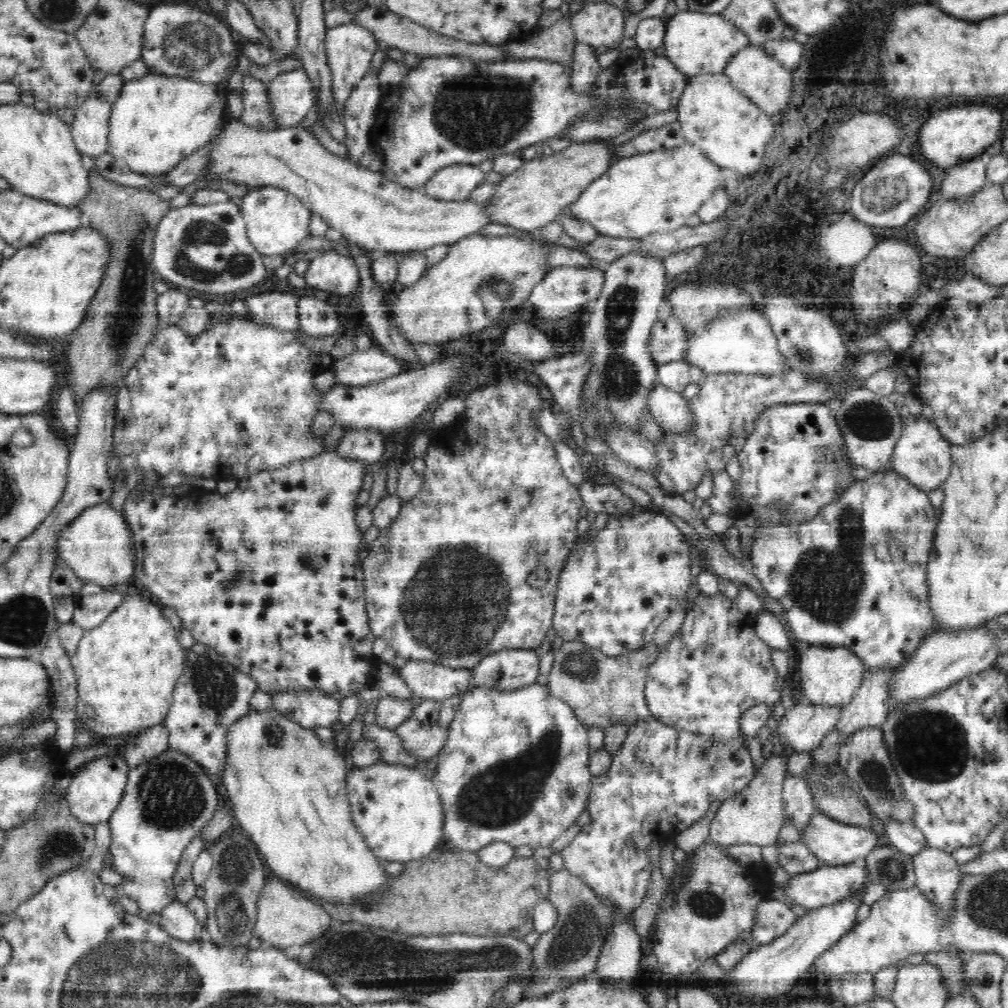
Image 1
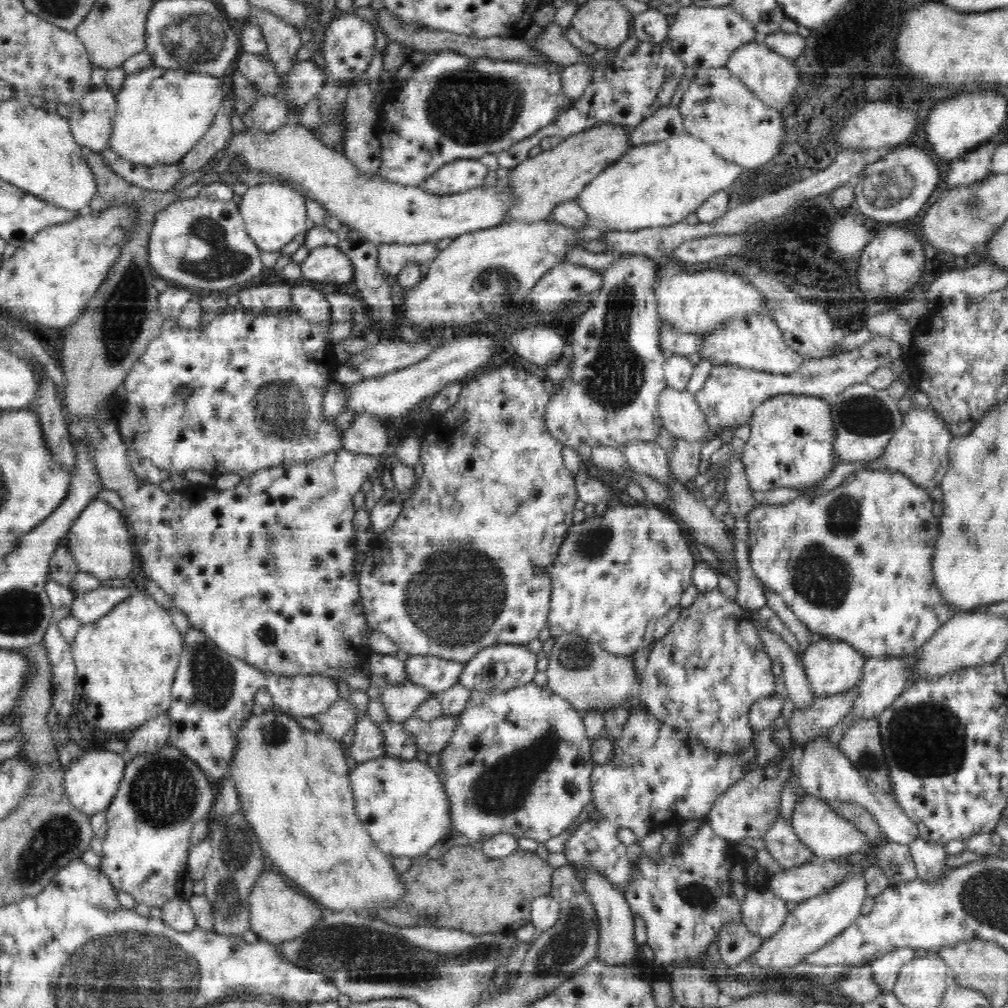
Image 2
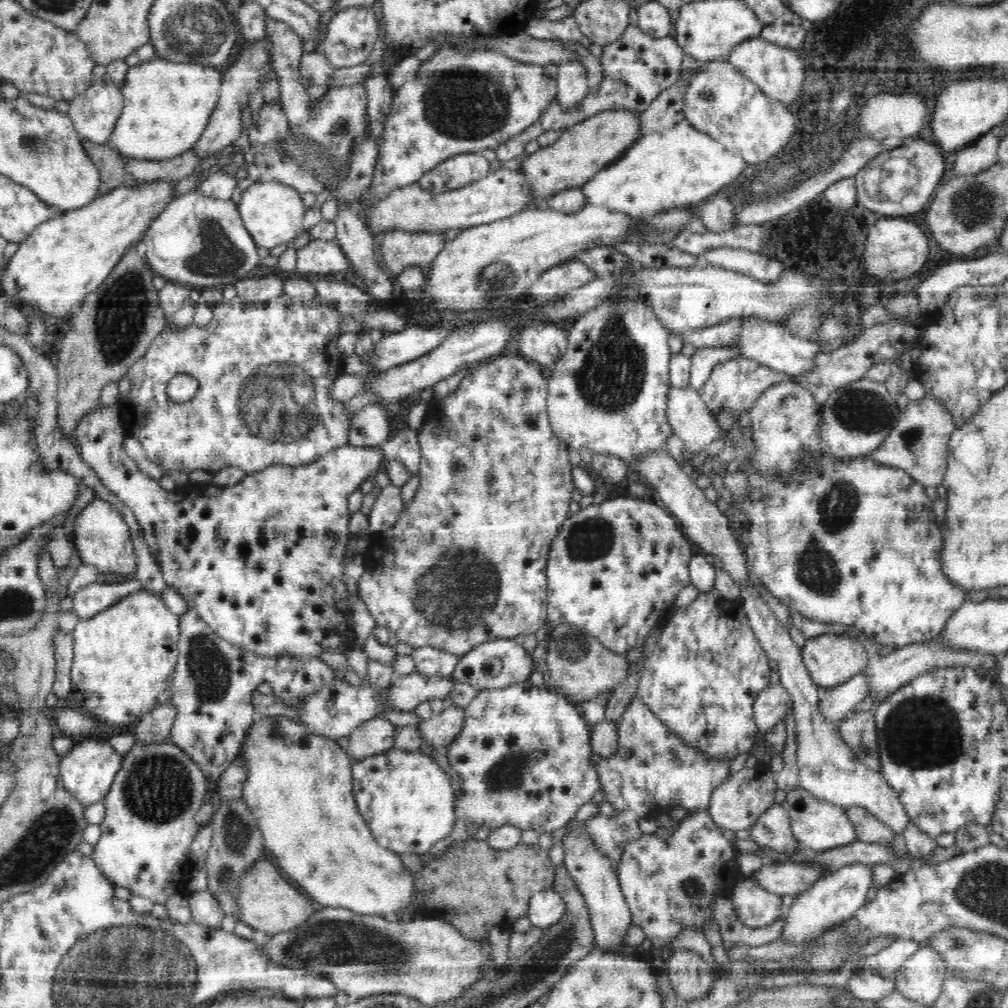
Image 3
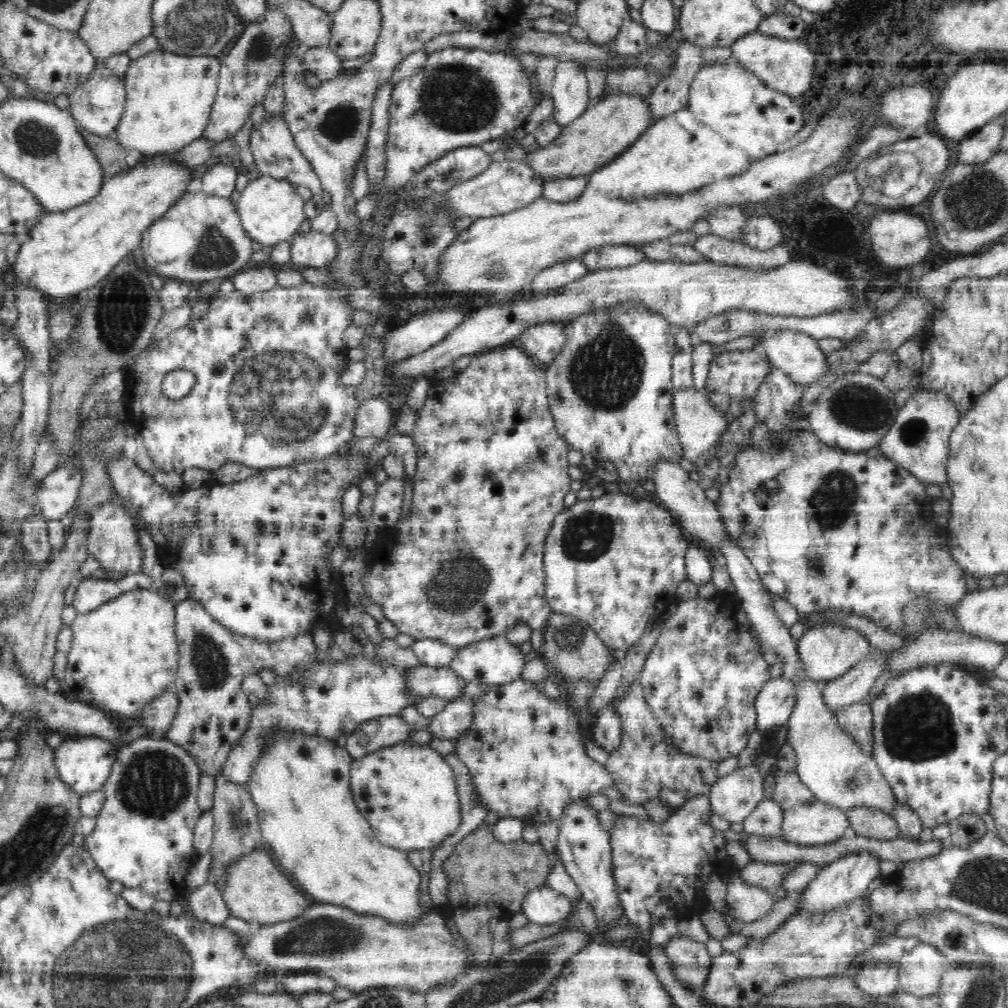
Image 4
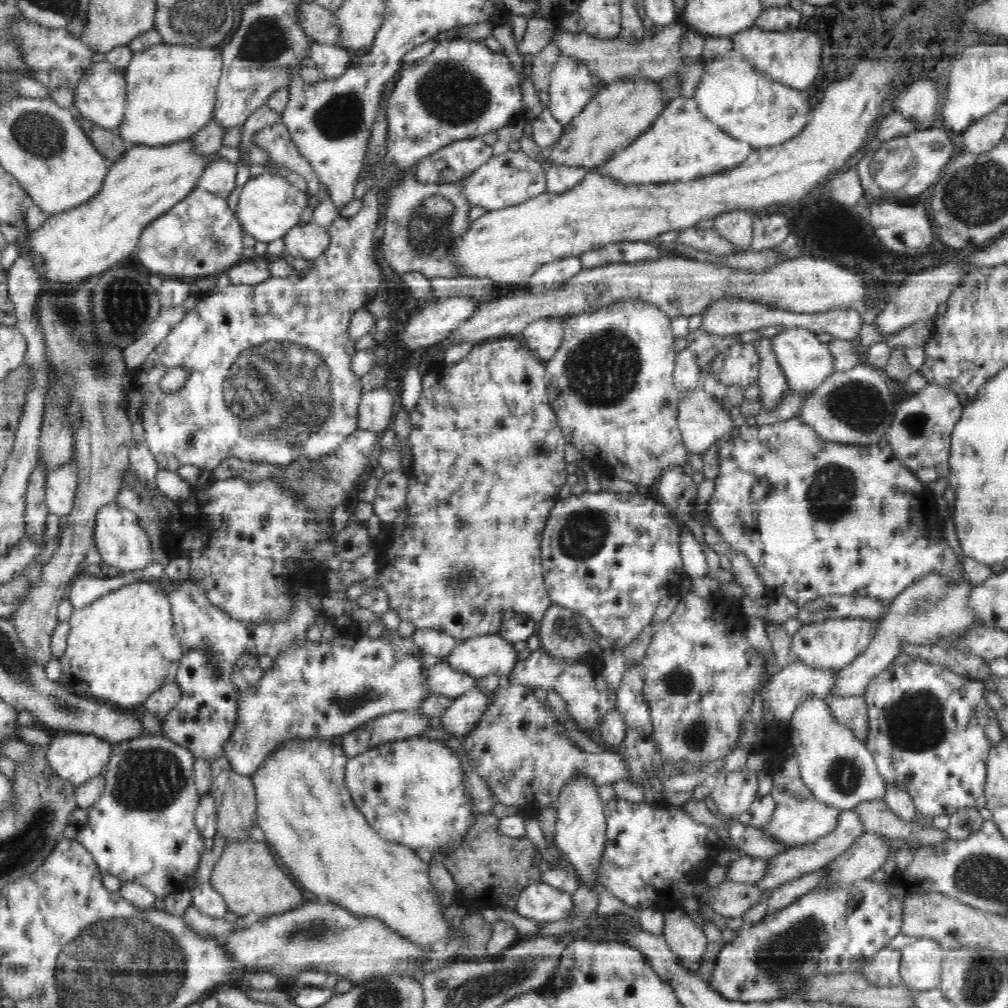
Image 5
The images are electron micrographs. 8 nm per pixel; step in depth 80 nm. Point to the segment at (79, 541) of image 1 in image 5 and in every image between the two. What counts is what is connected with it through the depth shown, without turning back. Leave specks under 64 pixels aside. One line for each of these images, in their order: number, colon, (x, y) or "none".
2: (100, 541)
3: (101, 536)
4: (112, 539)
5: (120, 540)

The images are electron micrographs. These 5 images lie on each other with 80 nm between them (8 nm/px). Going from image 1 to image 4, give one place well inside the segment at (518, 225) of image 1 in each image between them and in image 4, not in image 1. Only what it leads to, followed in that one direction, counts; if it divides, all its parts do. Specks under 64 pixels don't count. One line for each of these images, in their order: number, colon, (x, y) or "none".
2: (539, 183)
3: (581, 151)
4: (604, 130)

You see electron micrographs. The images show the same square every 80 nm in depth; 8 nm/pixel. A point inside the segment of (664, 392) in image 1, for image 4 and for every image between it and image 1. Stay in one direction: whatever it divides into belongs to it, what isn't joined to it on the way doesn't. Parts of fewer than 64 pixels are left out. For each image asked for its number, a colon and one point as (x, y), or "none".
2: (681, 415)
3: (690, 419)
4: (699, 424)

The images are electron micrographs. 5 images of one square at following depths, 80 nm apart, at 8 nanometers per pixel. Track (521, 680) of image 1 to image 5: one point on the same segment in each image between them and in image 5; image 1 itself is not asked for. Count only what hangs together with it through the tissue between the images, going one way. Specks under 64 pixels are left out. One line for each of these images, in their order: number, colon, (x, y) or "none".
2: (503, 666)
3: (498, 663)
4: (494, 661)
5: (484, 655)

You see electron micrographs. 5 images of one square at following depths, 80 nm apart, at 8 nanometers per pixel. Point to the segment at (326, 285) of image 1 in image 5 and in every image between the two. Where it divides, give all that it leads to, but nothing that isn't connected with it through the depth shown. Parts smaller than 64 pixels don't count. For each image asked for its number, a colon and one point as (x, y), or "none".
2: (327, 264)
3: (320, 257)
4: (312, 248)
5: (309, 241)

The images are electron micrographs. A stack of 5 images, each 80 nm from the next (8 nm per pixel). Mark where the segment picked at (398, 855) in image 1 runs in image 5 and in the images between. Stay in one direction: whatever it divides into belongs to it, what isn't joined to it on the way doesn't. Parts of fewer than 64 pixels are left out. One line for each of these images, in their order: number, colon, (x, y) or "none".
2: (403, 804)
3: (407, 800)
4: (407, 793)
5: (413, 792)

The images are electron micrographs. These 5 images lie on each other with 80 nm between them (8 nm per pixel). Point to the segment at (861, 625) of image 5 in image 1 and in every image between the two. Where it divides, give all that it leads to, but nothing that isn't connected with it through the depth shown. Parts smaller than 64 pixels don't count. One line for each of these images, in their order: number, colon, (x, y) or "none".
1: (830, 676)
2: (832, 666)
3: (831, 659)
4: (827, 652)

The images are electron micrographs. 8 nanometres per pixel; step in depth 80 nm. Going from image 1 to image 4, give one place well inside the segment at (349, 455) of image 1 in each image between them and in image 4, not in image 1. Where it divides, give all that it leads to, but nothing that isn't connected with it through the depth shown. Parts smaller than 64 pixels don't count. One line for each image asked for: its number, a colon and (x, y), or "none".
2: (366, 434)
3: (369, 427)
4: (373, 417)

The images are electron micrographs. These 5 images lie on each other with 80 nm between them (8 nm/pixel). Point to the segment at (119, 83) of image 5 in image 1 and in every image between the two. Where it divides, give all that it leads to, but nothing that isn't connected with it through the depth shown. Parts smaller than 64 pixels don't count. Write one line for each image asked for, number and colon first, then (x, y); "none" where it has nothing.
1: (89, 130)
2: (91, 120)
3: (95, 112)
4: (98, 104)

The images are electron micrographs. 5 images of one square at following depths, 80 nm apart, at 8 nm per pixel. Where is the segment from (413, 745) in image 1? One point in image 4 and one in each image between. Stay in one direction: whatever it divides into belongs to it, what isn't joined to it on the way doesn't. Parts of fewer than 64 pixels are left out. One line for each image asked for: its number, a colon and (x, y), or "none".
2: (433, 736)
3: (441, 730)
4: (455, 720)

